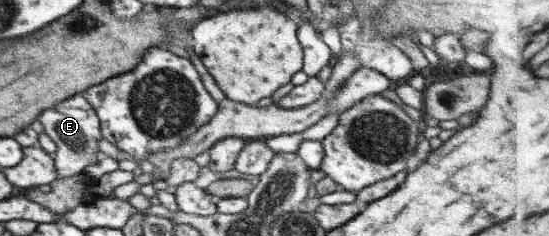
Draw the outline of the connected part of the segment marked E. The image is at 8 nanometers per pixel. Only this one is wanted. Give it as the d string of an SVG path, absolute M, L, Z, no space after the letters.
M78 93L63 100L44 109L36 119L43 127L43 132L56 144L53 164L57 179L80 174L88 164L95 164L100 153L96 142L102 138L99 119L84 96Z

